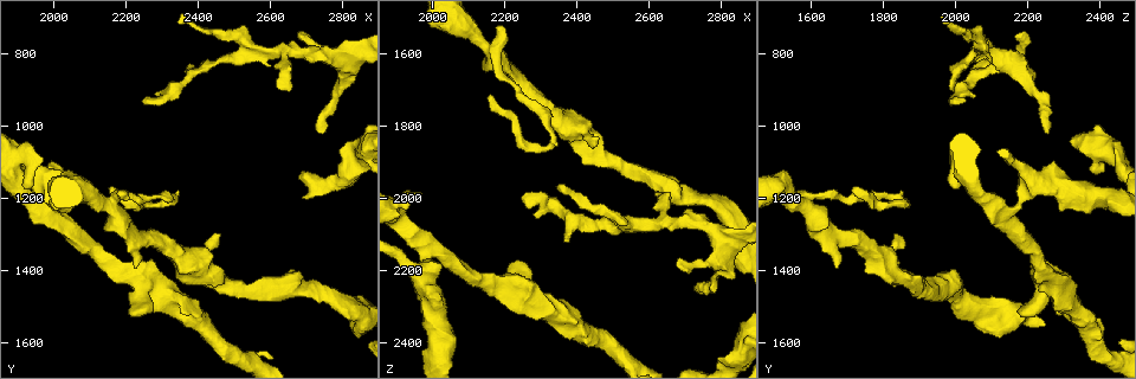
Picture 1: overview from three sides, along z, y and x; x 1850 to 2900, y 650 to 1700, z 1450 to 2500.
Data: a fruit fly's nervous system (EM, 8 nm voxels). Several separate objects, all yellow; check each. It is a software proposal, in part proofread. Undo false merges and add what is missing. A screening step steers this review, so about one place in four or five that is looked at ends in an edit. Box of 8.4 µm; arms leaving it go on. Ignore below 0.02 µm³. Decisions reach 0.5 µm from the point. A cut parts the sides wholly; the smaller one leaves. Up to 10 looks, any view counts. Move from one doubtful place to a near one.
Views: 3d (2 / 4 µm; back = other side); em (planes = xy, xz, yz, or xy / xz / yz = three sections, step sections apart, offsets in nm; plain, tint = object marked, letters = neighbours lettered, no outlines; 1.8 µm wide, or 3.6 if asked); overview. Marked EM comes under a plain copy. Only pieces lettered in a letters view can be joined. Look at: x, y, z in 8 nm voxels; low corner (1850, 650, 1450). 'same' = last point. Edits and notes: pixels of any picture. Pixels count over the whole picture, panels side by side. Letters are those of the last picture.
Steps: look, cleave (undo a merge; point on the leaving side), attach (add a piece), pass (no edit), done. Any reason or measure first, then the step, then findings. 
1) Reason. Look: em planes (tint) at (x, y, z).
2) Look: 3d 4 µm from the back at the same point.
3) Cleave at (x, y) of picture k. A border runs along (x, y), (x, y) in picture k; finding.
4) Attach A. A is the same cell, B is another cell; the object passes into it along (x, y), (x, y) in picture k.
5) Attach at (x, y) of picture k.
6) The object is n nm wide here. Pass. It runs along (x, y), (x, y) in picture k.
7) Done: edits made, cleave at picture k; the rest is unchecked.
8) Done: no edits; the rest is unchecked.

Free end. Look: em xy step 4 (tint) at (2250, 935, 2005).

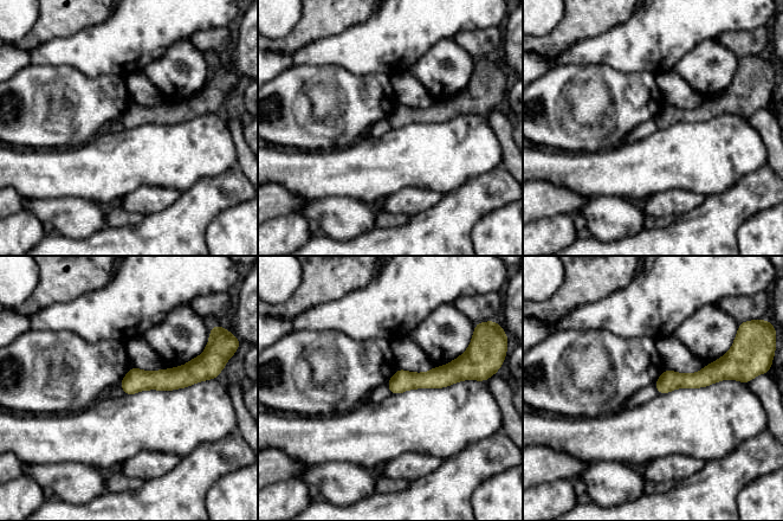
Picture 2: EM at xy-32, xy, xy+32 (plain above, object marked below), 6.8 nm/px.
Look: em planes (tint) at the same point.

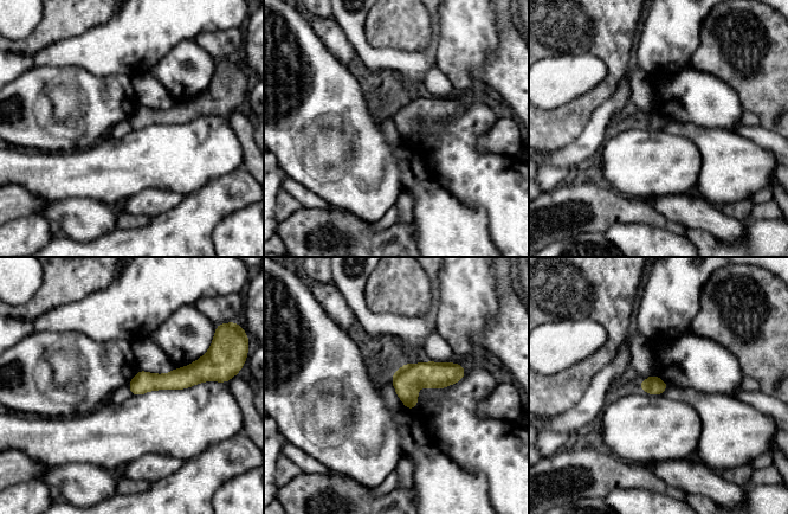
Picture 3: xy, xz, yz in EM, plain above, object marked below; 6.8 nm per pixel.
What lies round it. Look: em planes (letters) at the same point.

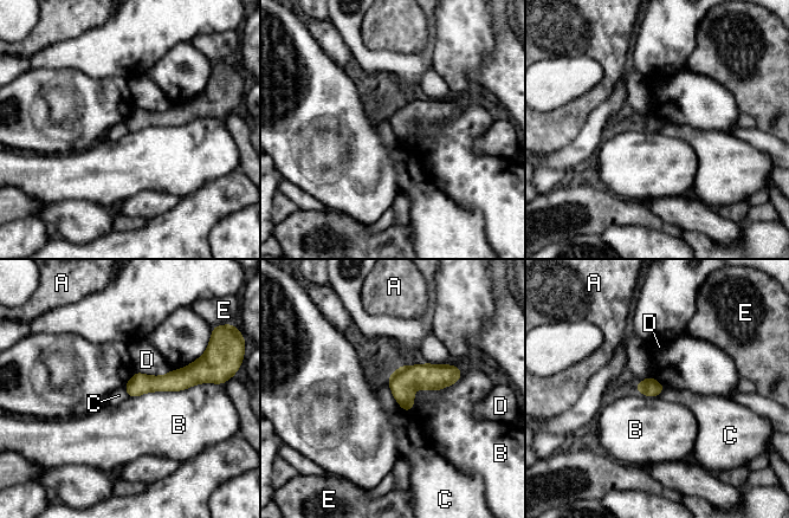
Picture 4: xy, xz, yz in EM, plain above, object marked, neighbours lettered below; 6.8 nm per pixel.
Pass. A, B, C, D and E are other cells; it runs along (198, 379), (128, 387) in picture 4; none of them fits.

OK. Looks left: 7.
Look: em planes (letters) at (2650, 910, 1990).

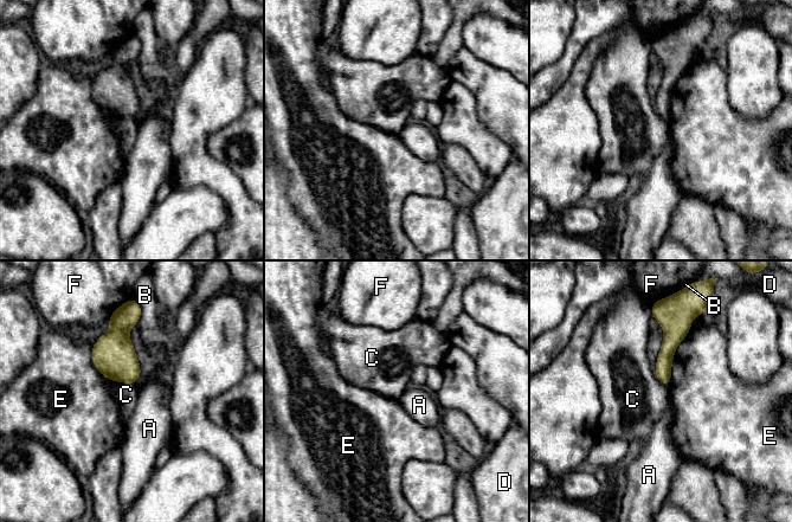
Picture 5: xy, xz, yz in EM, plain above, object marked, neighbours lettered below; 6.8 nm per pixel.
The object is 110 nm wide here. Pass. A, B, C, D, E and F are other cells; it runs along (663, 322), (669, 328), (665, 381) in picture 5; none of them fits.

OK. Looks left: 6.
Free end. Look: 3d 4 µm from the back at (2730, 1020, 2260).

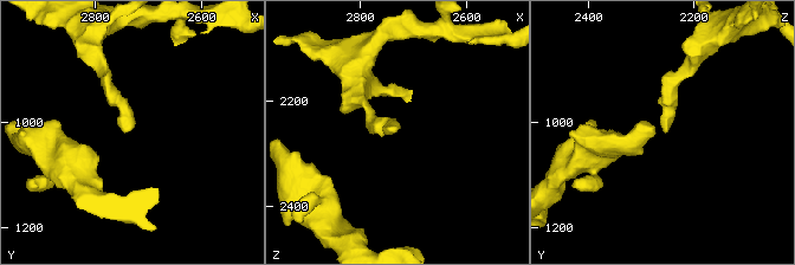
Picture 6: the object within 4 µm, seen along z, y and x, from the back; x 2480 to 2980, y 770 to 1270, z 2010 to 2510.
Look: em xz step 16 (letters) at (2735, 1025, 2260).

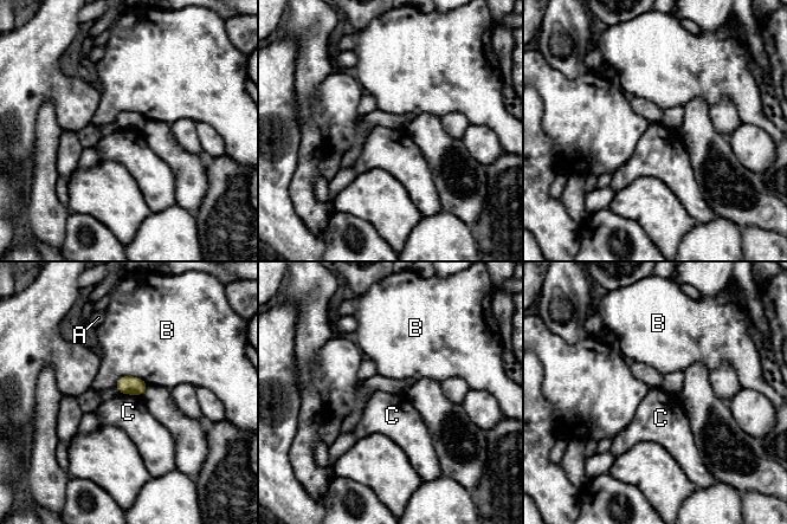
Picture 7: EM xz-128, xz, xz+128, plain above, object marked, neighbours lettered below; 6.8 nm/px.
Look: em planes (letters) at the same point.

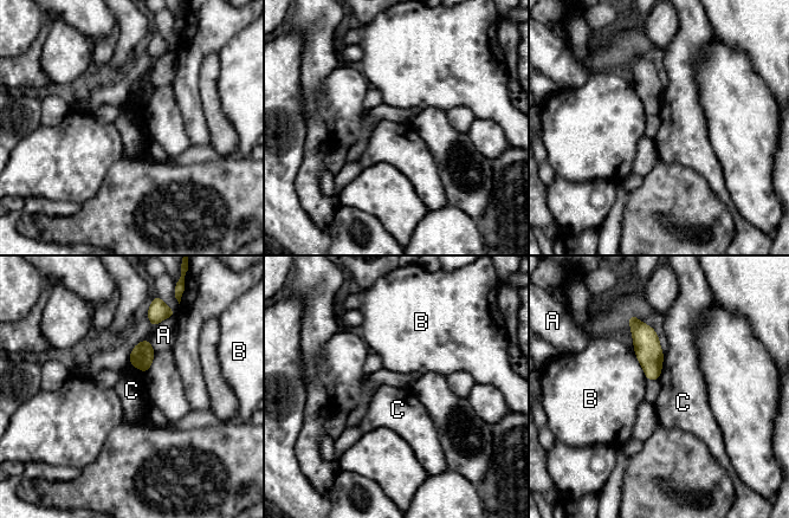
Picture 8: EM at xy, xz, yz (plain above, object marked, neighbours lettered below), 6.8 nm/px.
The longest contact is with B, 240 nm. Pass. A, B and C are other cells; a border runs along (664, 356), (659, 379) in picture 8; no lettered piece goes on from it.

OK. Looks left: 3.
Tapers out. Look: 3d 4 µm from the back at (2680, 745, 2185).

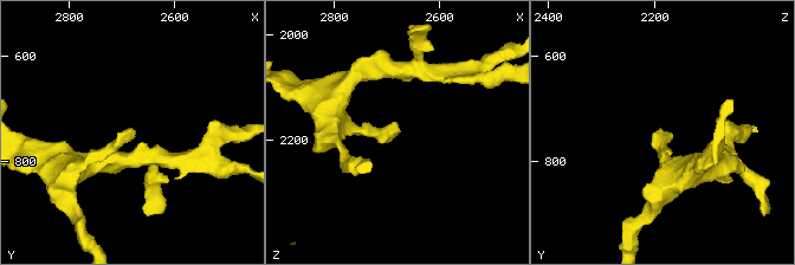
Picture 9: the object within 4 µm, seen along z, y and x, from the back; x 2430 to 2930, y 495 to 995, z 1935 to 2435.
Look: em xz step 8 (letters) at (2670, 745, 2185).

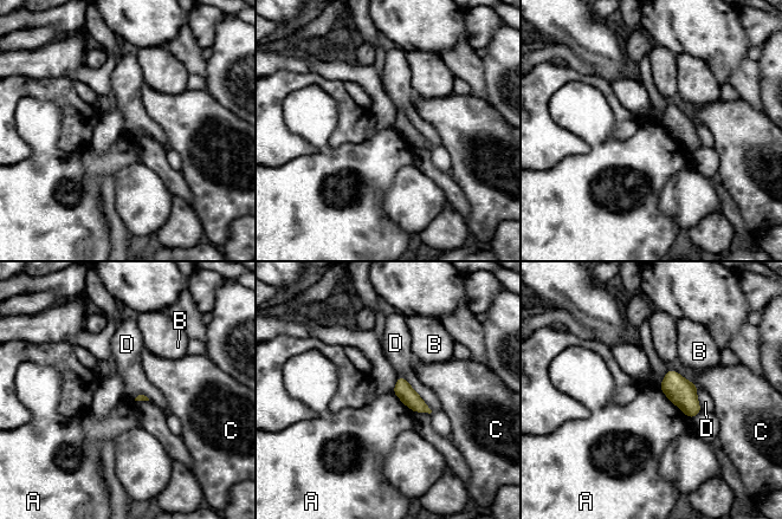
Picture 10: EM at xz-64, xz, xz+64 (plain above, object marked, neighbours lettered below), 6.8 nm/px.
The longest contact is with D, 340 nm. Pass. A, B, C and D are other cells; a border runs along (659, 388), (690, 419) in picture 10; no lettered piece goes on from it.

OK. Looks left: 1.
Done: no edits; the rest is unchecked.

